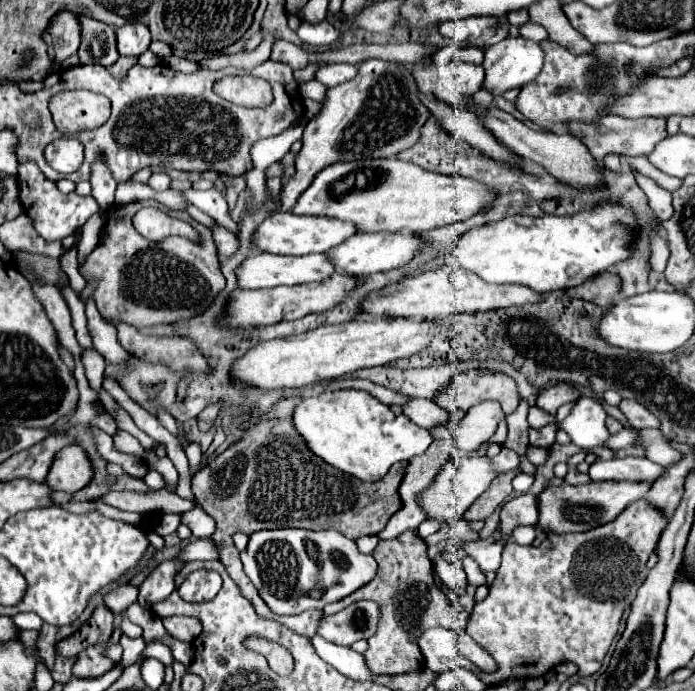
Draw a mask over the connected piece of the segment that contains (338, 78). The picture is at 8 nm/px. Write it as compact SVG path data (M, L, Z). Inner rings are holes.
M330 64L330 66L322 66L320 72L314 74L314 80L322 82L324 86L336 86L340 82L350 80L356 74L356 66L352 64Z

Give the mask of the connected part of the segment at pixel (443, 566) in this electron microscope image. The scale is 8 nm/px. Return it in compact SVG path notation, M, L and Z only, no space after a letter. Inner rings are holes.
M440 552L436 558L432 558L432 564L436 568L436 576L454 590L456 594L464 594L468 580L466 580L466 572L462 568L462 562L458 556L450 554L450 552Z

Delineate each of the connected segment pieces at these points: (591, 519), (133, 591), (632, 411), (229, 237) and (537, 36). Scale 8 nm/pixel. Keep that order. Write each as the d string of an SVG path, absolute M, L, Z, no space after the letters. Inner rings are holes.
M590 482L584 486L548 486L538 494L538 528L544 534L588 532L598 524L612 522L626 506L644 498L650 484L642 482Z
M120 584L118 588L110 590L106 596L104 596L104 604L114 612L114 614L120 614L122 610L126 610L132 602L136 602L138 598L138 588L132 586L132 584Z
M622 400L620 410L634 428L660 428L660 420L636 400Z
M216 226L216 228L212 228L212 234L214 234L214 242L216 242L220 256L234 256L238 252L240 244L232 232L228 232L222 226Z
M526 22L524 26L520 26L520 34L528 40L534 40L534 42L542 42L546 38L546 32L542 26L534 24L534 22Z

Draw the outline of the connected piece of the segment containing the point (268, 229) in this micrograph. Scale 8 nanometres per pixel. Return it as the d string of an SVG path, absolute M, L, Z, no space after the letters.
M276 212L254 232L254 246L262 252L284 254L284 256L302 256L314 252L328 252L330 248L342 244L342 240L356 234L354 224L334 220L328 216L298 216L294 212Z

